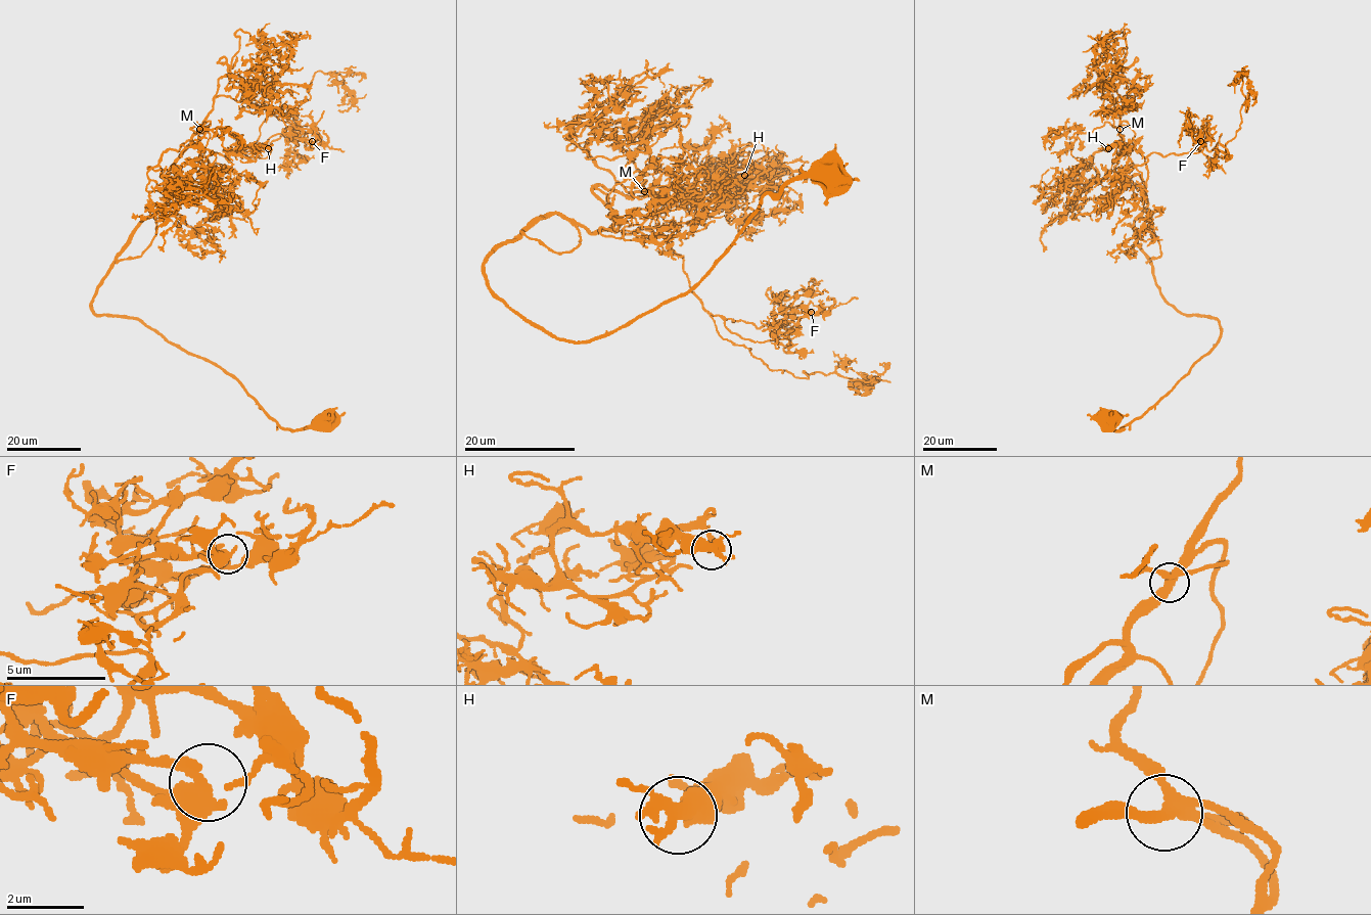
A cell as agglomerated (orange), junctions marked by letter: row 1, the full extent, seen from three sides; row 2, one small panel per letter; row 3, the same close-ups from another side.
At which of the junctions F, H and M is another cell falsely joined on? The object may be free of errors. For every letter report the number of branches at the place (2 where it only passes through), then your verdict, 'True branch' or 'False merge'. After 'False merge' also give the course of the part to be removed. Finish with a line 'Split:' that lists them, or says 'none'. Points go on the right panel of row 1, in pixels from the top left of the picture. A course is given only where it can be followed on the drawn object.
F: Branches: 4. True branch
H: Branches: 4. True branch
M: Branches: 4. True branch
Split: none

